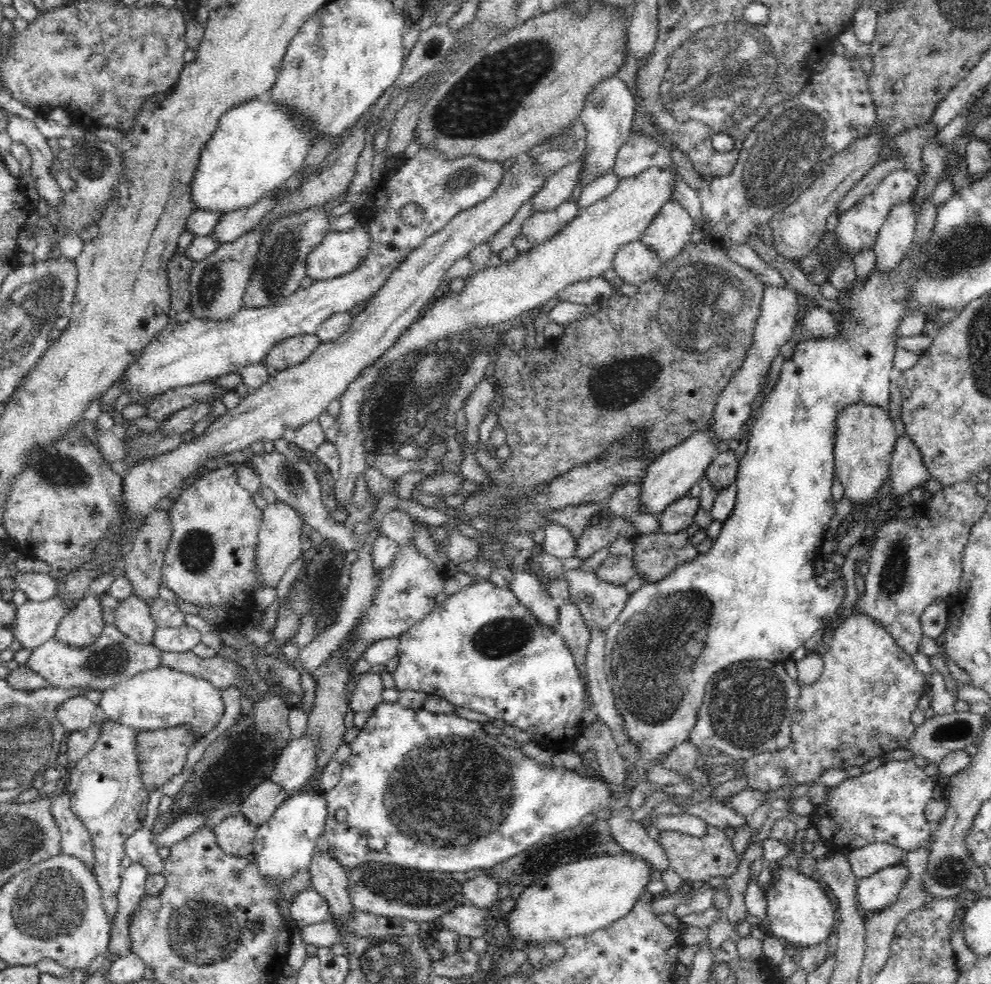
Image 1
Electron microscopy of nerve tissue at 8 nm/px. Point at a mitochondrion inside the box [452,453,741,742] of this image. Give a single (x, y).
(653, 653)

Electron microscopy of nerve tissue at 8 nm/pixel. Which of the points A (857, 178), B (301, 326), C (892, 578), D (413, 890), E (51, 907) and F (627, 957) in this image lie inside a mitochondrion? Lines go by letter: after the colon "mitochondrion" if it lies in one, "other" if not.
A: other
B: other
C: mitochondrion
D: mitochondrion
E: mitochondrion
F: other

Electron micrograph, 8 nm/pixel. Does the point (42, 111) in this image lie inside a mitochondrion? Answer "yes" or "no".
no

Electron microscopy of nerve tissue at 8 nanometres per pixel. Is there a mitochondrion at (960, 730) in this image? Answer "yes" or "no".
yes

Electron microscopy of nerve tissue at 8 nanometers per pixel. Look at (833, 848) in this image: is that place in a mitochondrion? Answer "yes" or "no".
no

